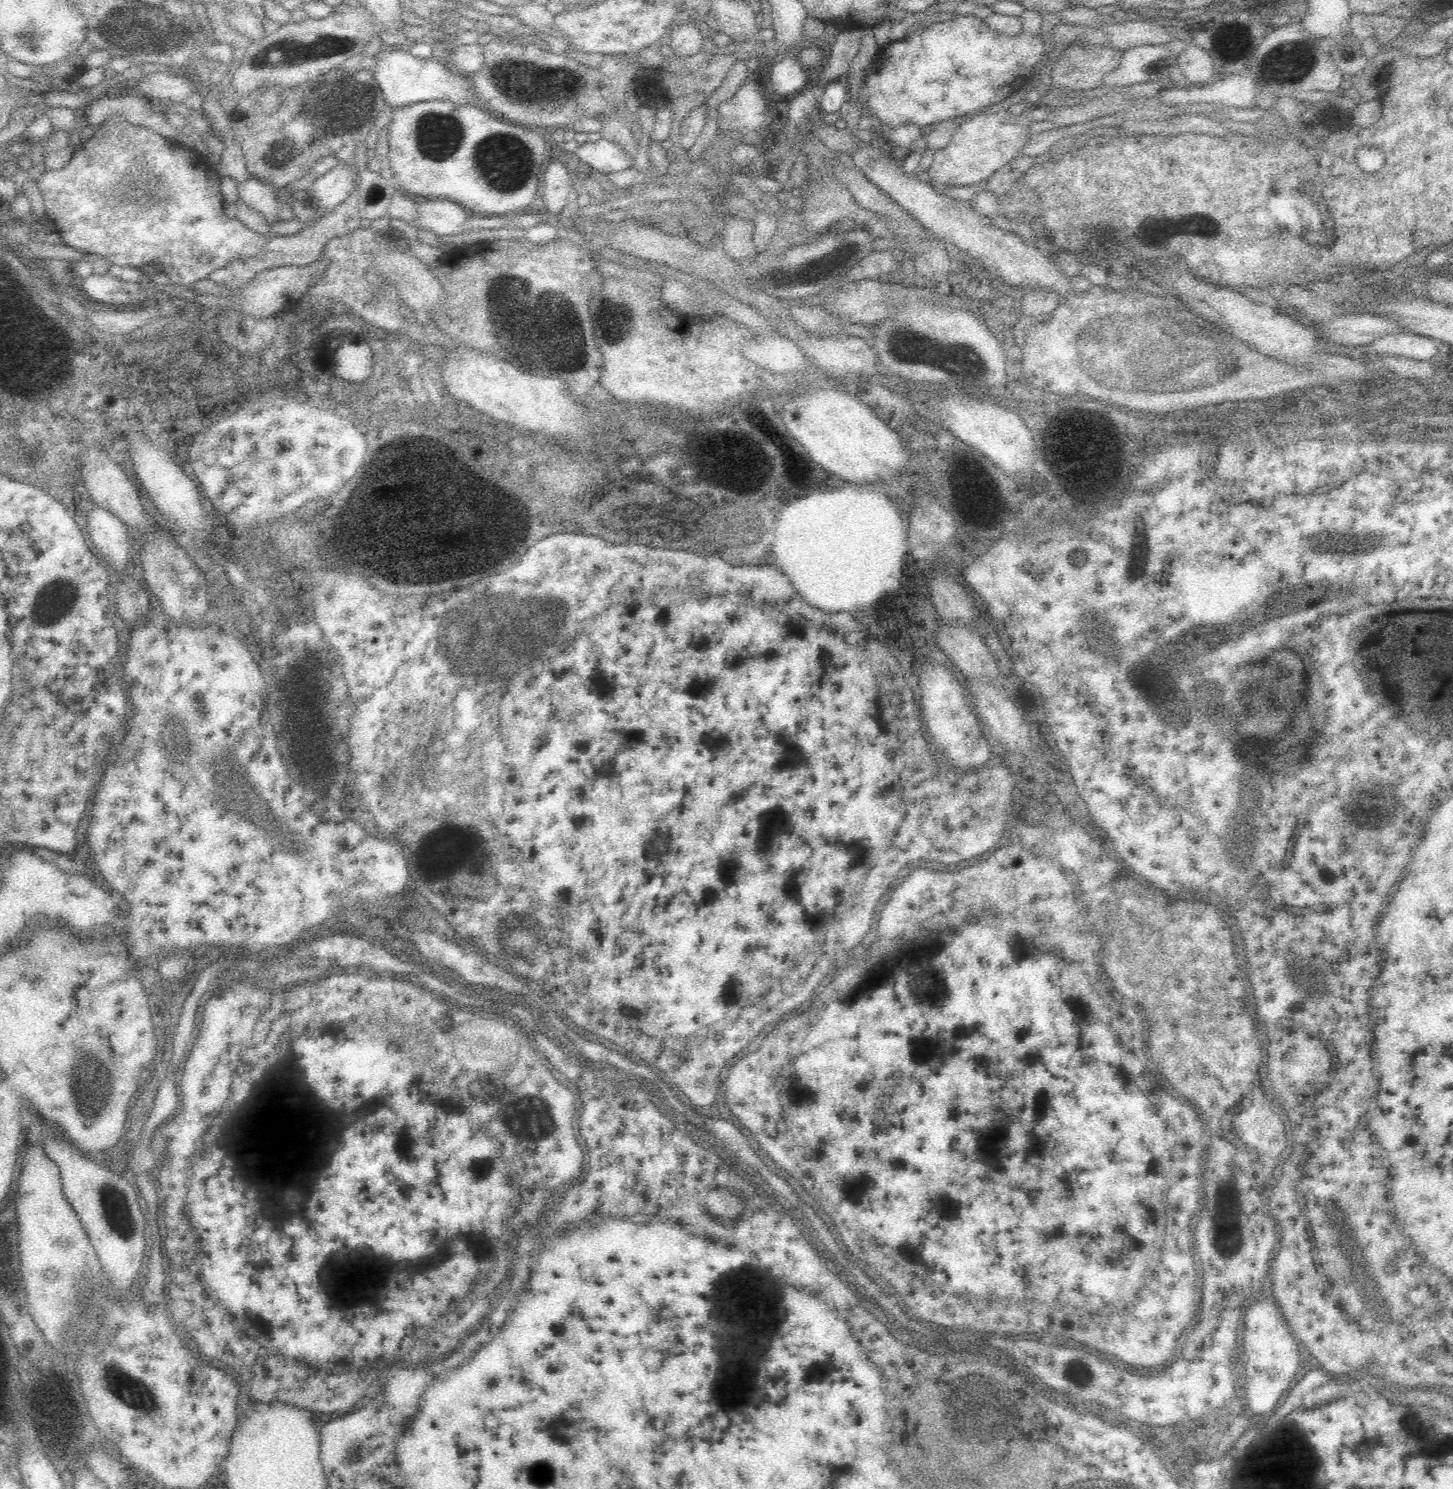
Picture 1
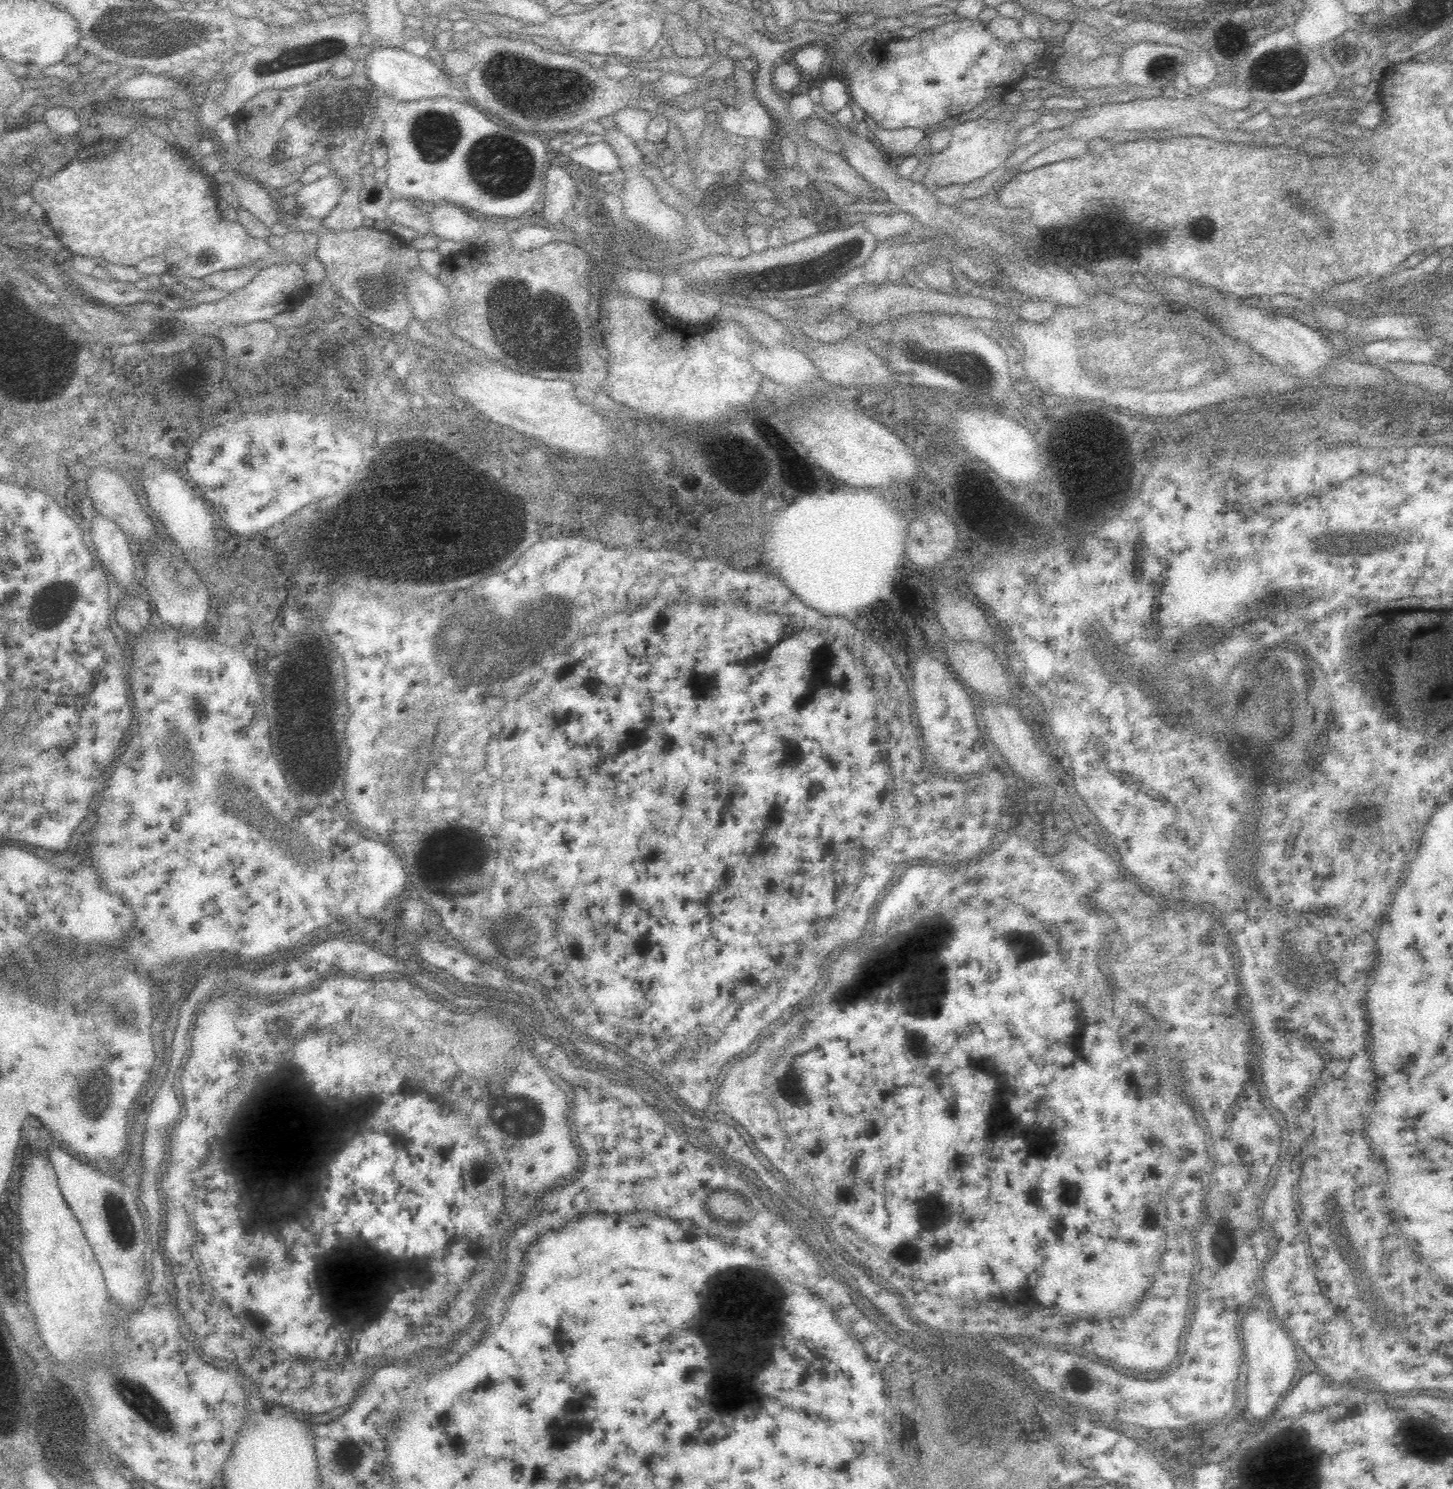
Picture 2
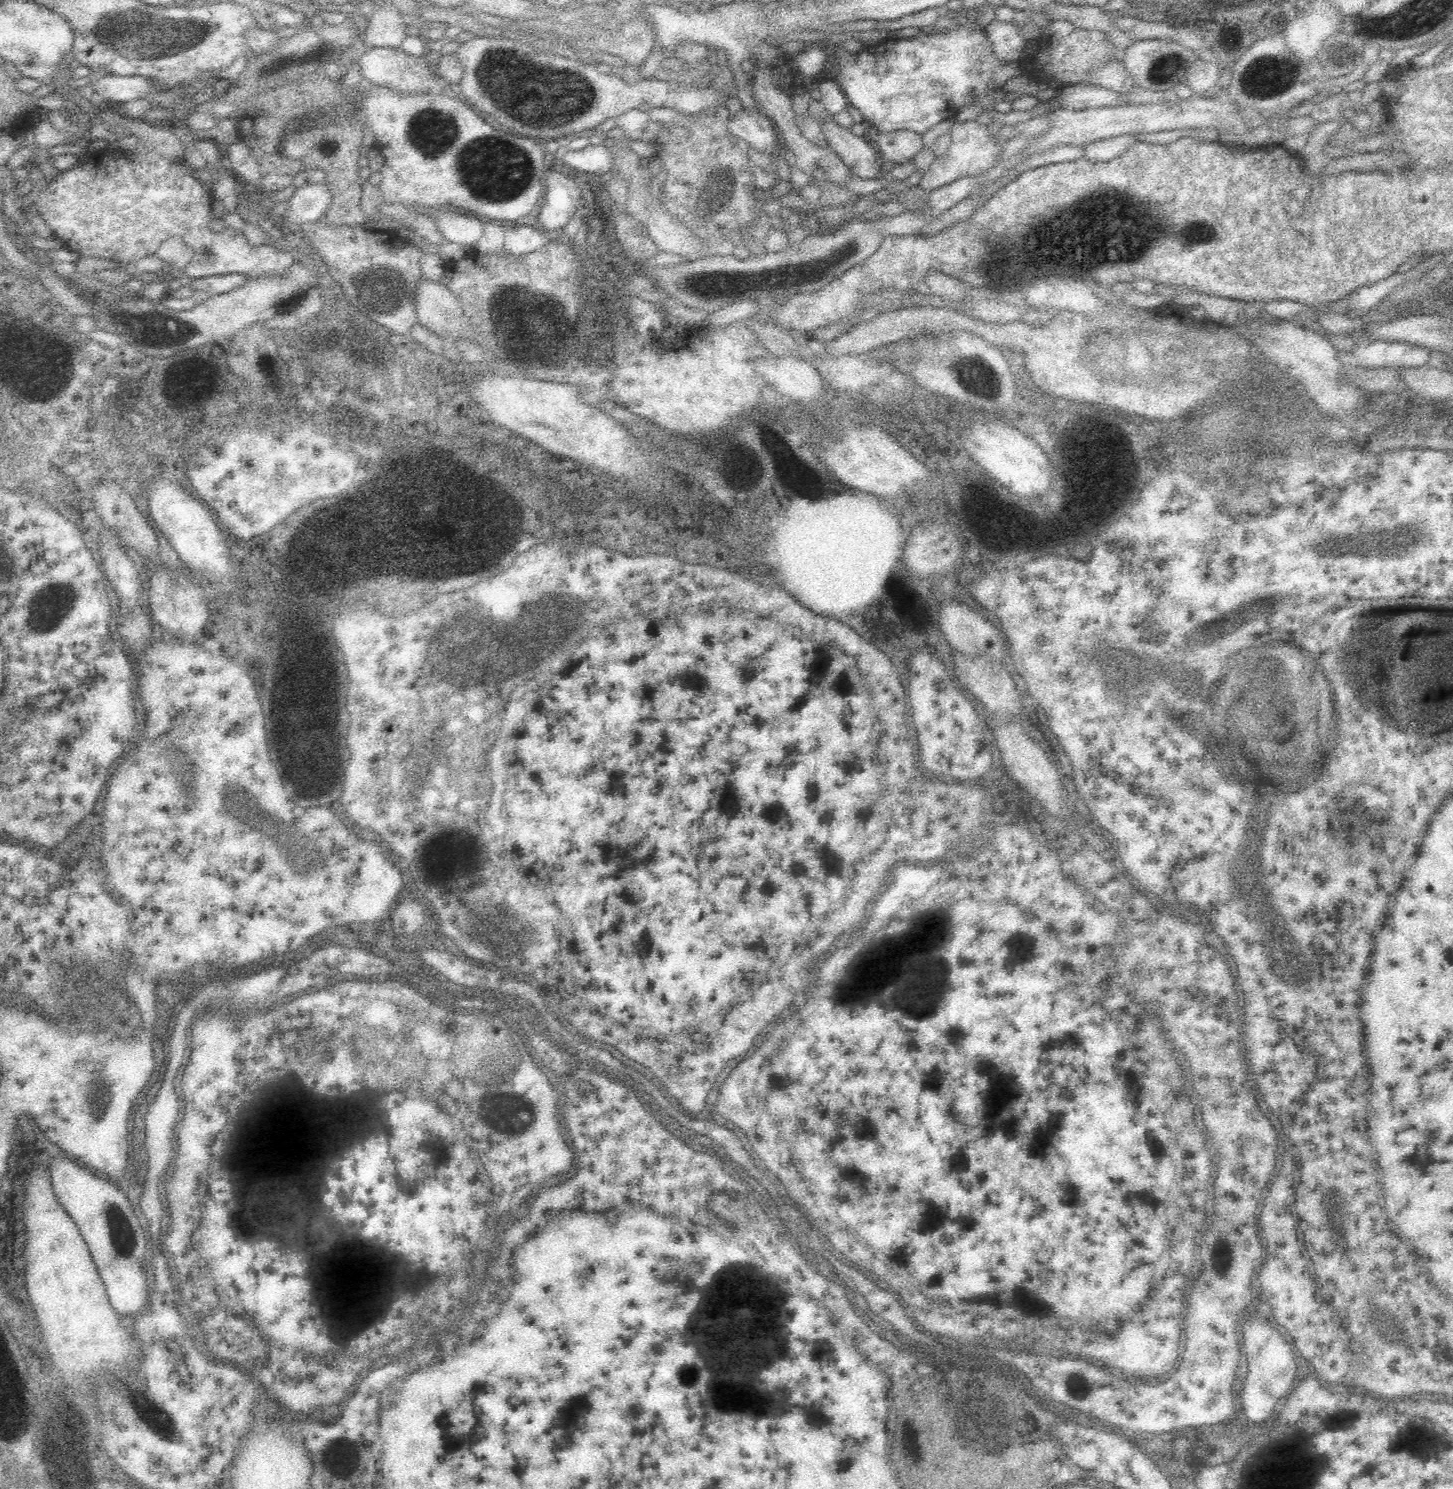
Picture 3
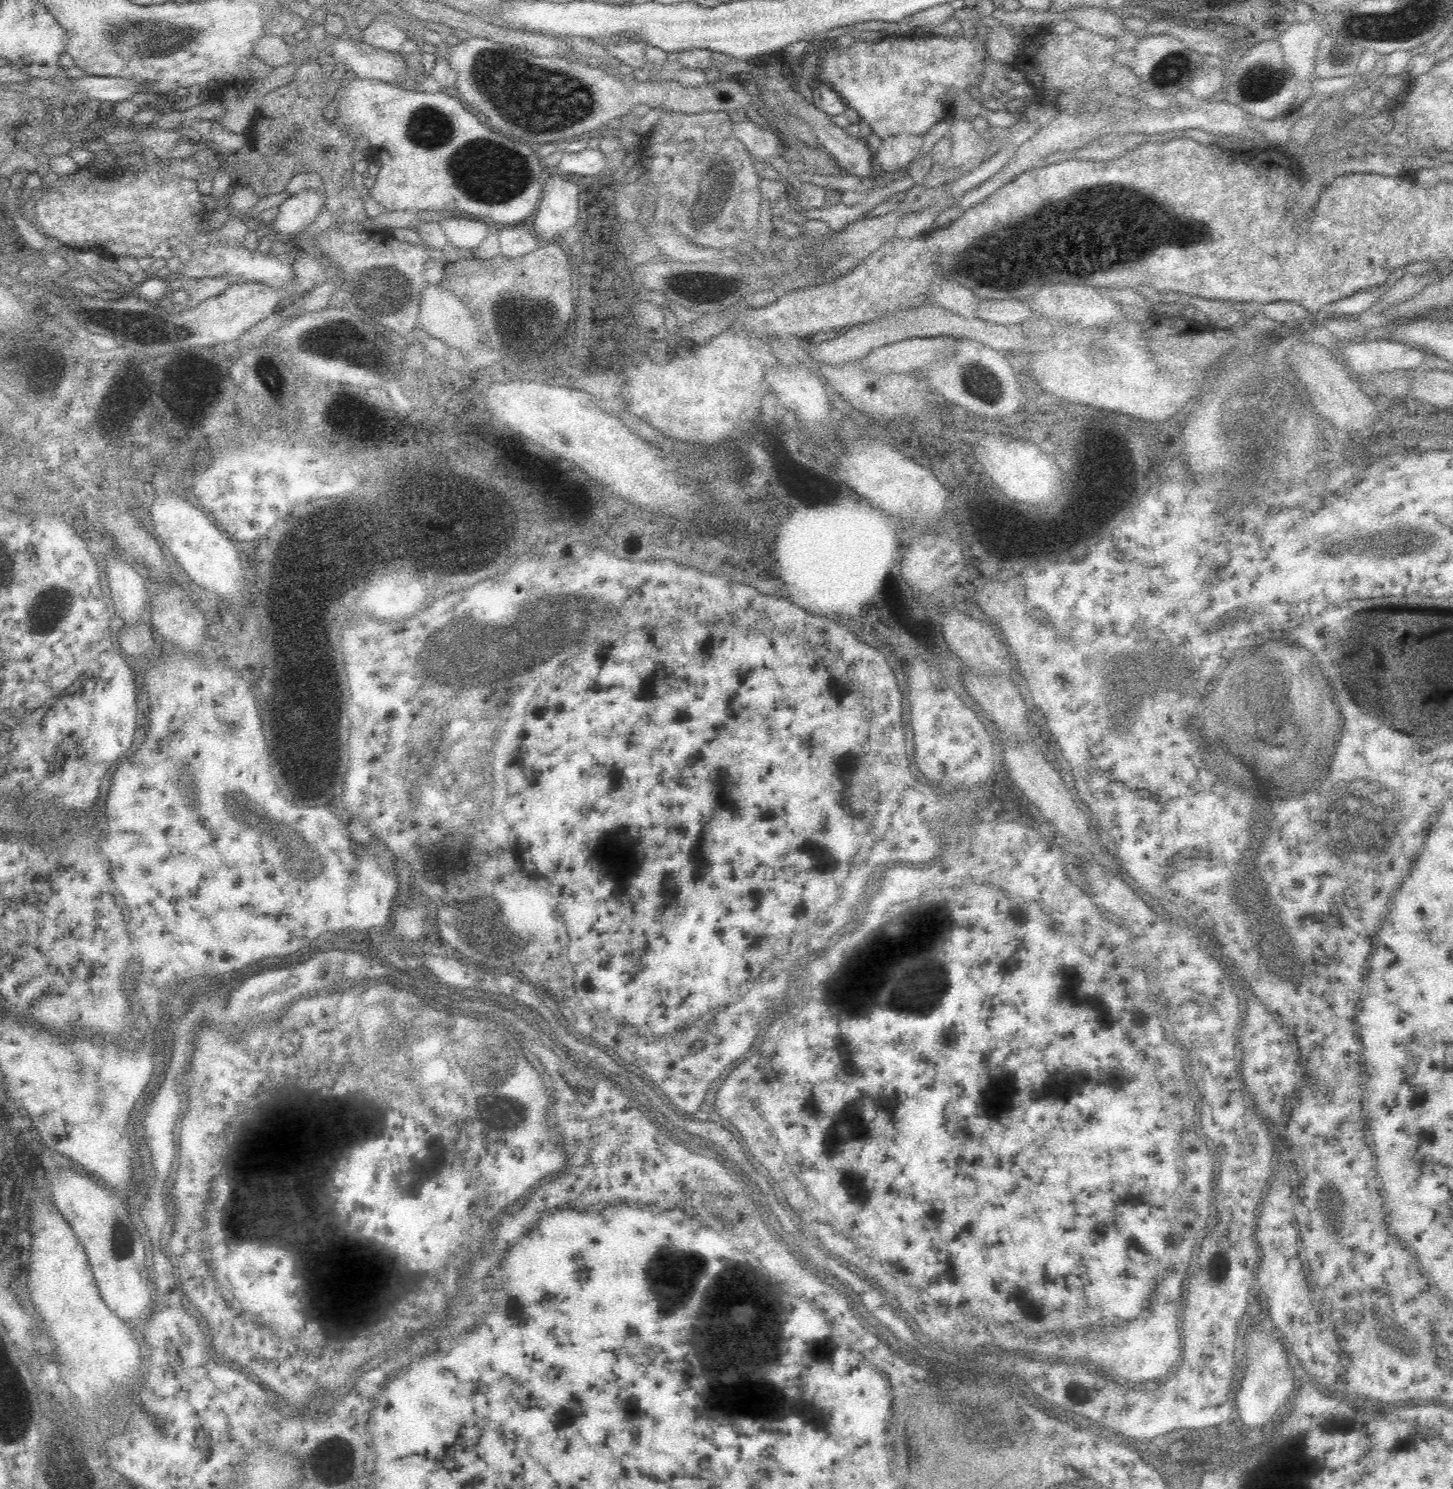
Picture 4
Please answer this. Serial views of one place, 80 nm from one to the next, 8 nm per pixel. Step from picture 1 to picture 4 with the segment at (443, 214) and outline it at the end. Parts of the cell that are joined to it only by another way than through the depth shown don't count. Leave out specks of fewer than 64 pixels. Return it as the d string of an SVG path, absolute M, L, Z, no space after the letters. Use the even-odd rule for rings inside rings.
M446 218L440 222L448 240L458 246L470 246L474 250L486 236L484 221L468 220L468 218Z

